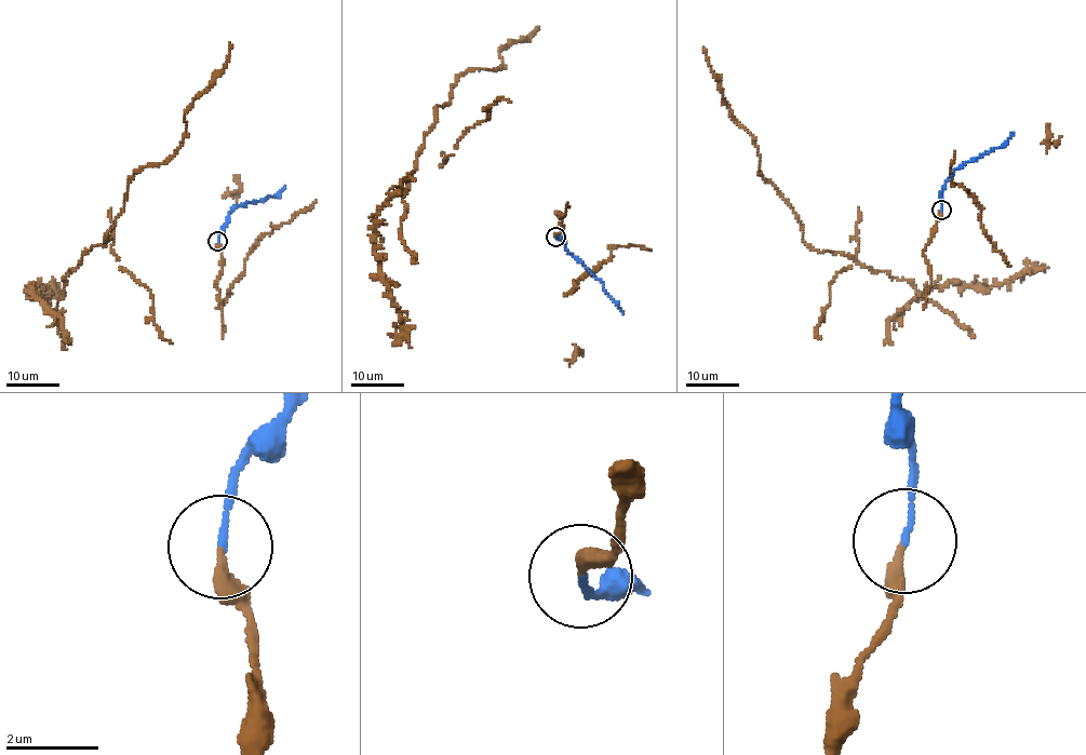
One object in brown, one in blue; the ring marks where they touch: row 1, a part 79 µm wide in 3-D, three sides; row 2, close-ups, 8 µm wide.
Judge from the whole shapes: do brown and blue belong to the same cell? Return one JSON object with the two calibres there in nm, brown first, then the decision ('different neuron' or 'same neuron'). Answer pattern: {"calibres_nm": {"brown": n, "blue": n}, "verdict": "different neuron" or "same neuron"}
{"calibres_nm": {"brown": 240, "blue": 120}, "verdict": "same neuron"}

